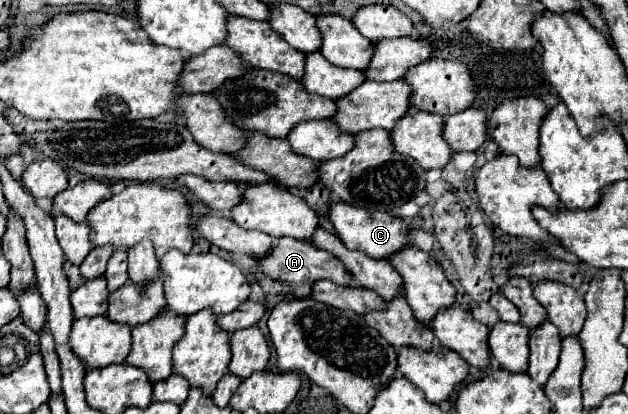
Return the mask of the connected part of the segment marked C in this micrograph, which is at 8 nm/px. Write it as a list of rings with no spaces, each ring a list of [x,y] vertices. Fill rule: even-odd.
[[[331,203],[329,219],[331,219],[333,227],[337,229],[337,235],[345,243],[345,247],[349,247],[353,251],[361,251],[373,259],[389,259],[403,247],[411,245],[411,239],[409,239],[411,229],[403,223],[403,219],[393,217],[389,213],[365,211],[361,207],[353,207],[347,203]]]

